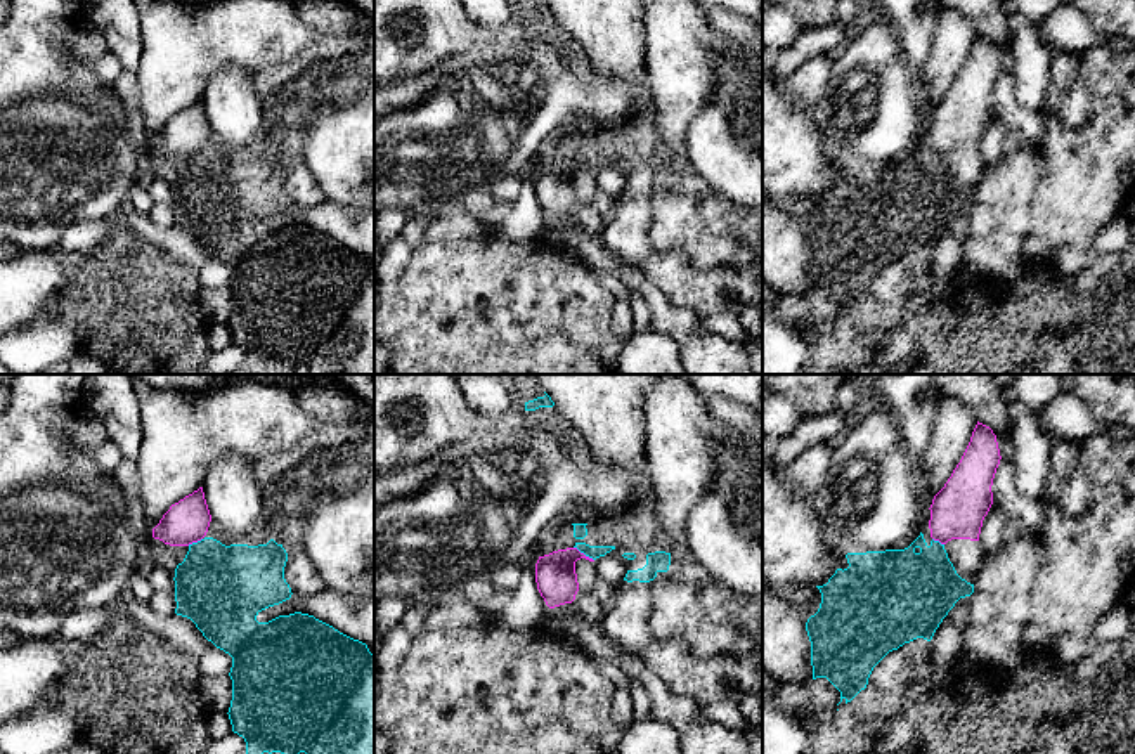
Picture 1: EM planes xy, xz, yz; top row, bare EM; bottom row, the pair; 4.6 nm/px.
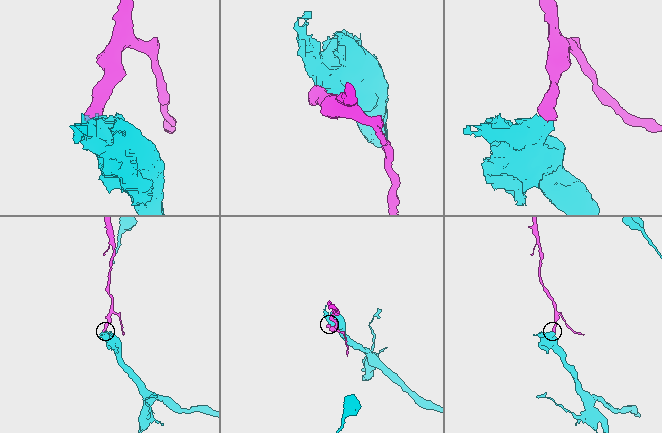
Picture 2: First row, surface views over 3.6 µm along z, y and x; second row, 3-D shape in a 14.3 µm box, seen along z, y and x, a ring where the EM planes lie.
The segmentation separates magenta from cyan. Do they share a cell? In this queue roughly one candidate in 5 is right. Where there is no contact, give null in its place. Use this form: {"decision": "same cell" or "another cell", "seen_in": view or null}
{"decision": "another cell", "seen_in": "xz"}

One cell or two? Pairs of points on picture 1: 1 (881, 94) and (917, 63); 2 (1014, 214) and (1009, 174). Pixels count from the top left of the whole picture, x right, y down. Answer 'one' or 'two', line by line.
1: two
2: one

